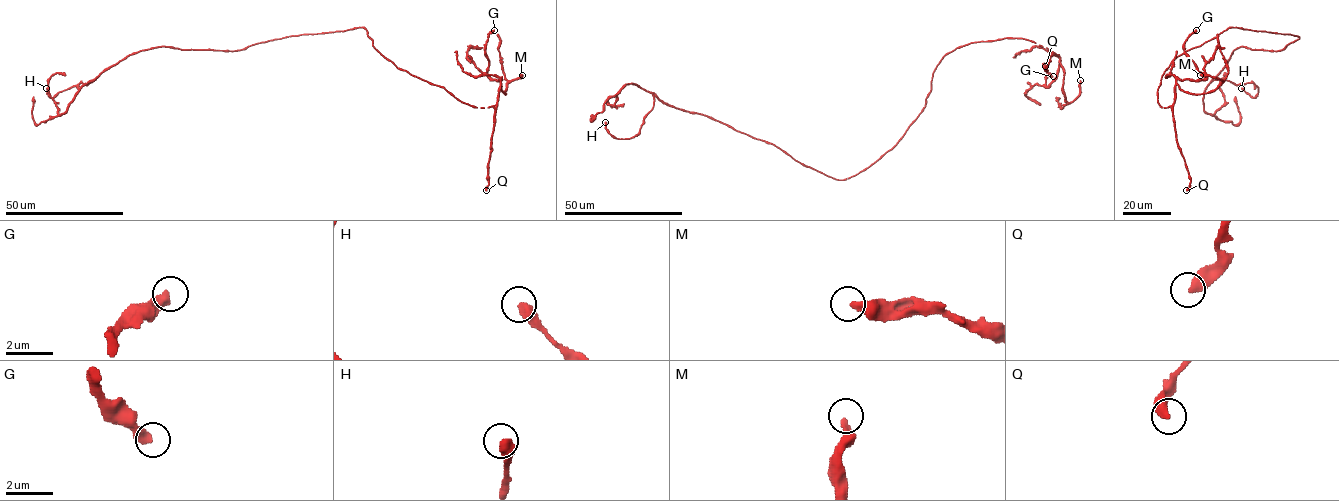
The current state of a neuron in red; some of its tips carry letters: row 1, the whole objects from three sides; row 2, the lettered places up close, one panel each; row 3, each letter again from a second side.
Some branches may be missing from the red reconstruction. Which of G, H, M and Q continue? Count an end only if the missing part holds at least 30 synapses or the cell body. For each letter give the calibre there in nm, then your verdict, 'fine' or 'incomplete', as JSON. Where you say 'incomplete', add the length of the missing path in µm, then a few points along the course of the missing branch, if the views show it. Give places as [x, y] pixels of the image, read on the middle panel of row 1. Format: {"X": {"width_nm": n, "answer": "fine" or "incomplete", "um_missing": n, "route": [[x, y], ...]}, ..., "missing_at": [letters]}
{"G": {"width_nm": 440, "answer": "fine"}, "H": {"width_nm": 460, "answer": "fine"}, "M": {"width_nm": 340, "answer": "fine"}, "Q": {"width_nm": 400, "answer": "fine"}, "missing_at": []}

